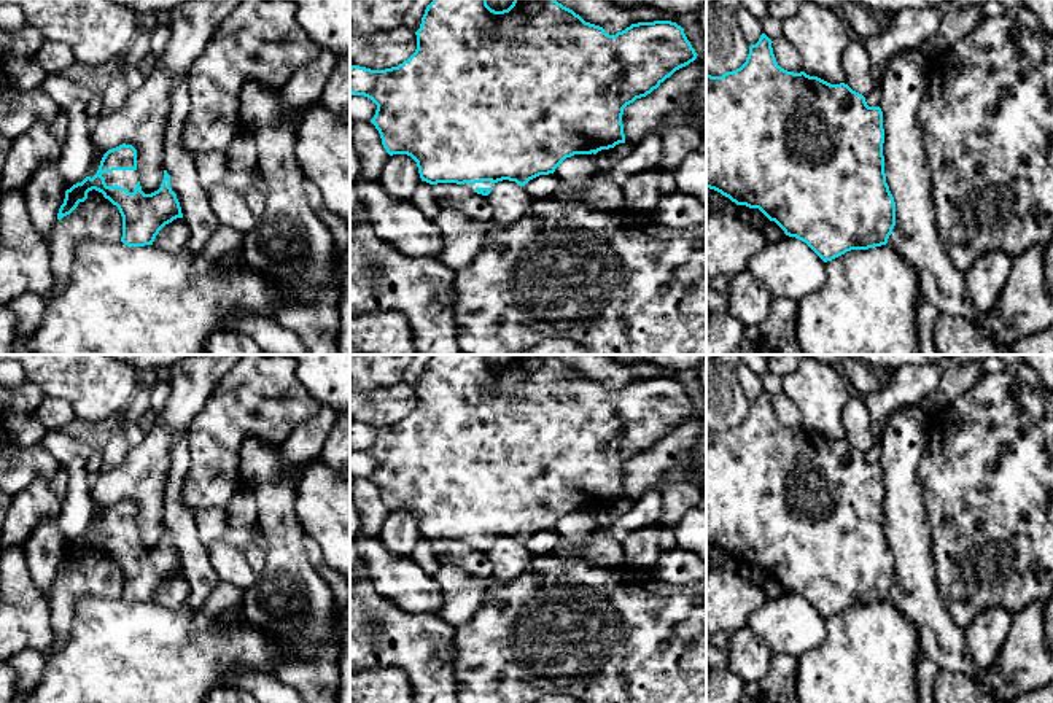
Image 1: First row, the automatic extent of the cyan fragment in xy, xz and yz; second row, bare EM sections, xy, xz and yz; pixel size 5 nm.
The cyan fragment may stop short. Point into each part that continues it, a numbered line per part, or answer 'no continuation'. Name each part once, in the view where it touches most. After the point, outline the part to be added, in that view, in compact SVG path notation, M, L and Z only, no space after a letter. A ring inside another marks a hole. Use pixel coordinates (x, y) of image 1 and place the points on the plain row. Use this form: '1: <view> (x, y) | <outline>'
1: xy (126, 535) | M113 526L102 530L105 534L107 542L121 542L126 544L129 549L134 549L135 541L140 536L138 526Z

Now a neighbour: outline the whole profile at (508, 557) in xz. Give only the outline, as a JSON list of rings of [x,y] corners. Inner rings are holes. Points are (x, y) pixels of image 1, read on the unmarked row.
[[[503,536],[493,541],[492,549],[487,552],[495,582],[511,582],[526,571],[534,553],[515,538]]]

